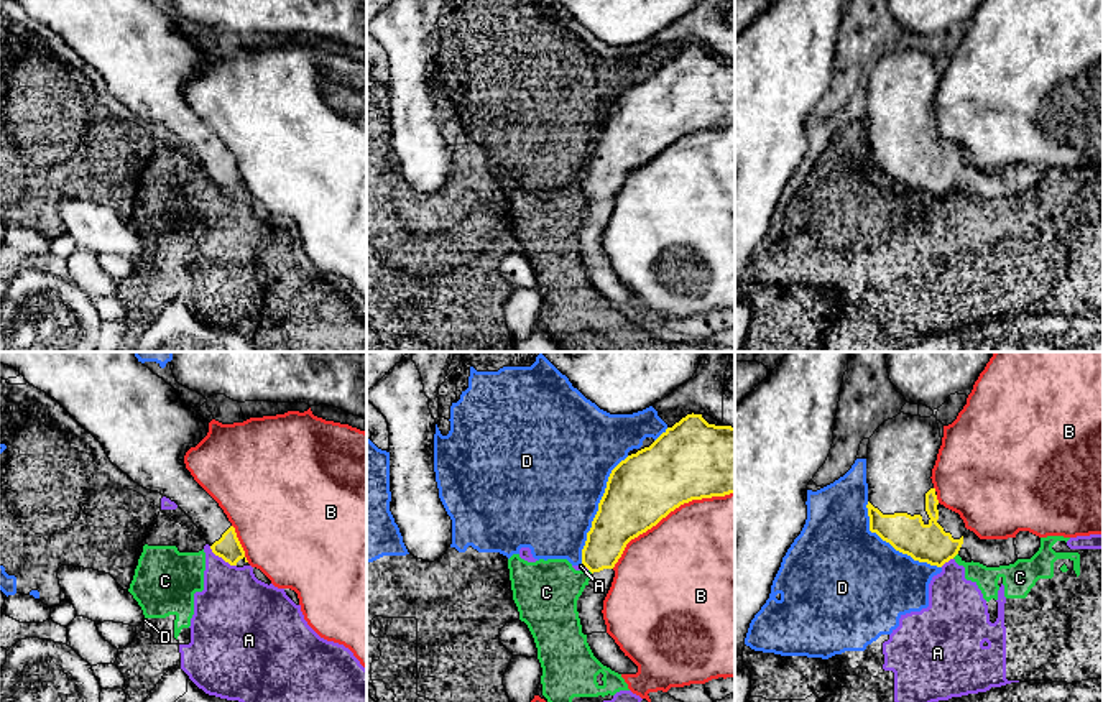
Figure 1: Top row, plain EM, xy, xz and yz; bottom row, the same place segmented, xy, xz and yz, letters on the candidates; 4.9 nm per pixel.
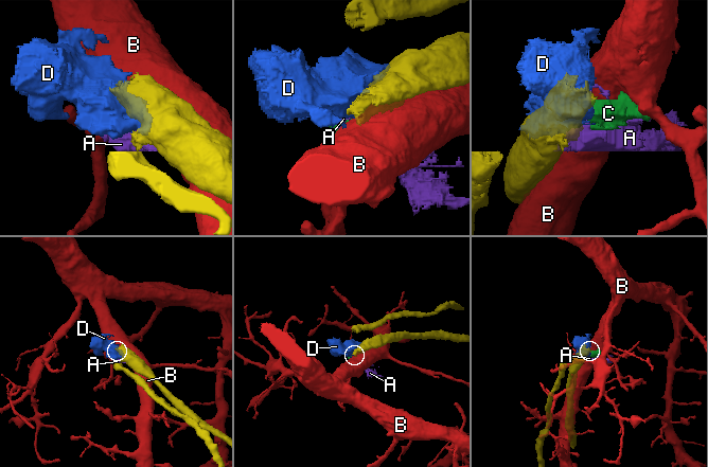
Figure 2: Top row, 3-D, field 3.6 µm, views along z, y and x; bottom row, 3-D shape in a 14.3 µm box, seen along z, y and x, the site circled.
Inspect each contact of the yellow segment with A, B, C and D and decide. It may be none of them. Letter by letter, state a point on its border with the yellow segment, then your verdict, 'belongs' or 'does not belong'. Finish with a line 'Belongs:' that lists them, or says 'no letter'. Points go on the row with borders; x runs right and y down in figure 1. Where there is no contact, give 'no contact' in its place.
A: meets yellow in xy at (222, 558); does not belong
B: meets yellow in xz at (668, 513); does not belong
C: meets yellow in yz at (954, 556); does not belong
D: meets yellow in xz at (599, 508); does not belong
Belongs: no letter

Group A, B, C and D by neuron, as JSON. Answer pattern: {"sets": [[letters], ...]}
{"sets": [["A", "C", "D"], ["B"]]}

